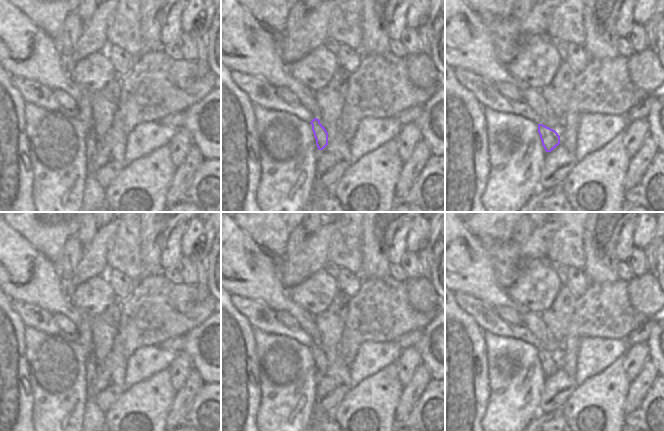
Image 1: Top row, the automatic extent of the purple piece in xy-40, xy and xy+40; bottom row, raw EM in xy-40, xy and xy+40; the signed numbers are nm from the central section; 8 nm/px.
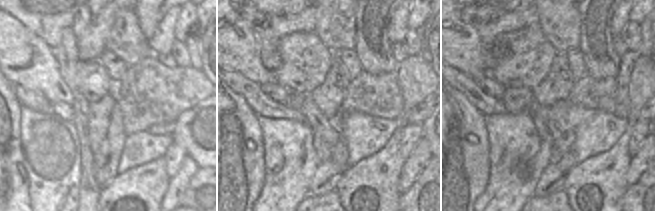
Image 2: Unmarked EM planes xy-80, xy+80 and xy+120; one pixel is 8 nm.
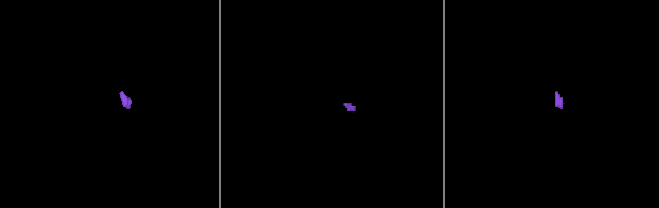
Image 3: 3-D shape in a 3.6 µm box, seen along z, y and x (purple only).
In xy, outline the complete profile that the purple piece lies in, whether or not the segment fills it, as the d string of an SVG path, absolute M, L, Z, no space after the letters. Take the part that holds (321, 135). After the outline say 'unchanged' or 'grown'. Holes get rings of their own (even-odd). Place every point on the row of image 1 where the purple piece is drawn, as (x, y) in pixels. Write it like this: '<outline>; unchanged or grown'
M232 70L230 73L234 83L243 90L253 104L259 104L269 110L279 110L297 116L305 122L310 122L316 139L318 150L323 150L328 145L328 132L320 120L301 104L291 106L277 93L276 88L263 78L243 74Z; grown

